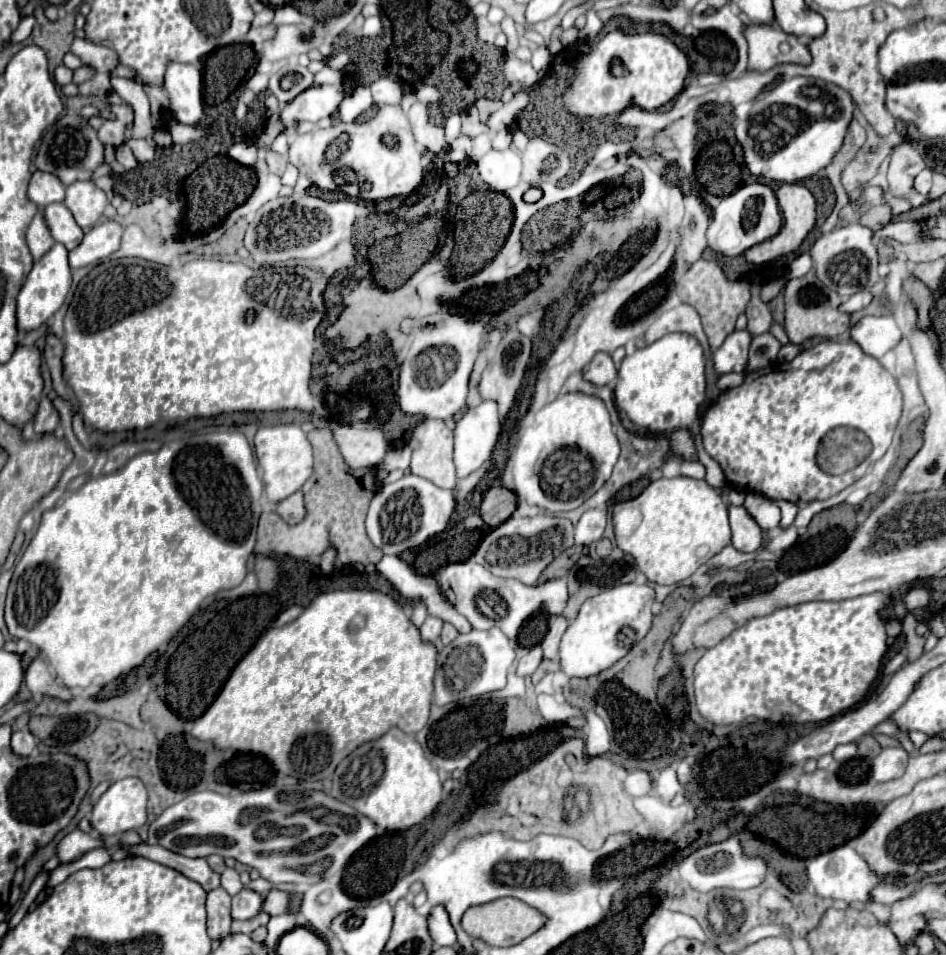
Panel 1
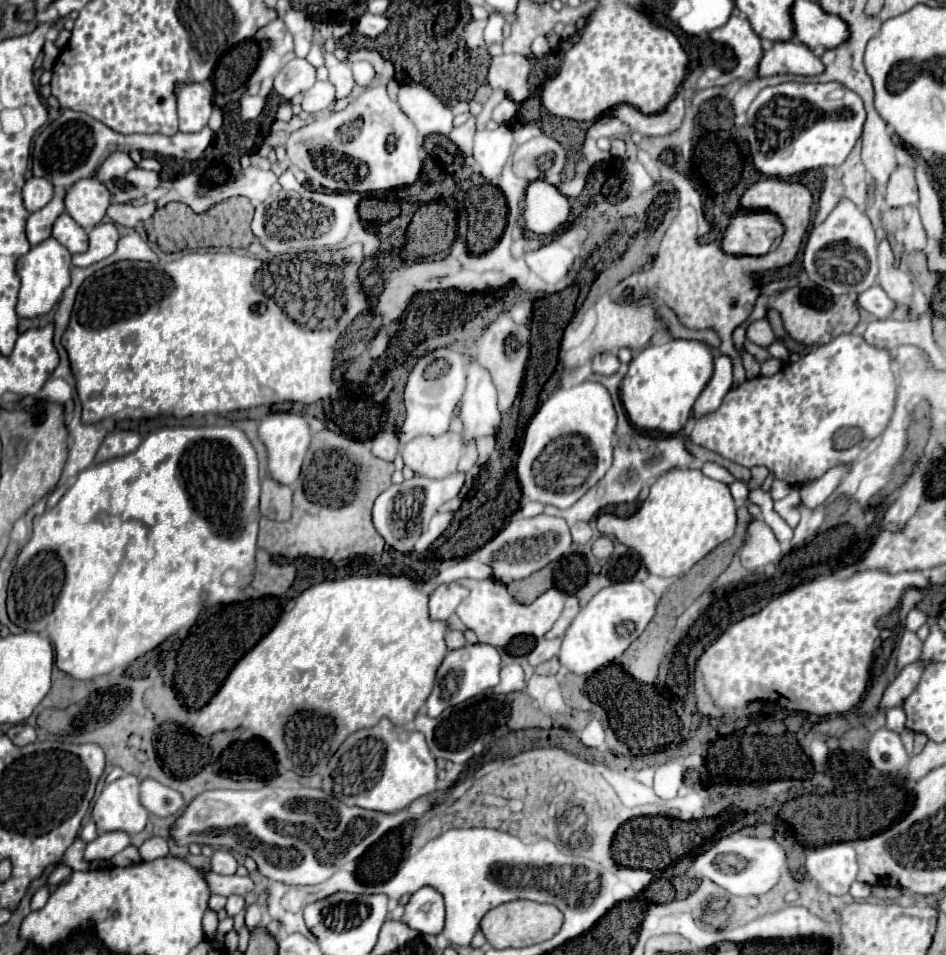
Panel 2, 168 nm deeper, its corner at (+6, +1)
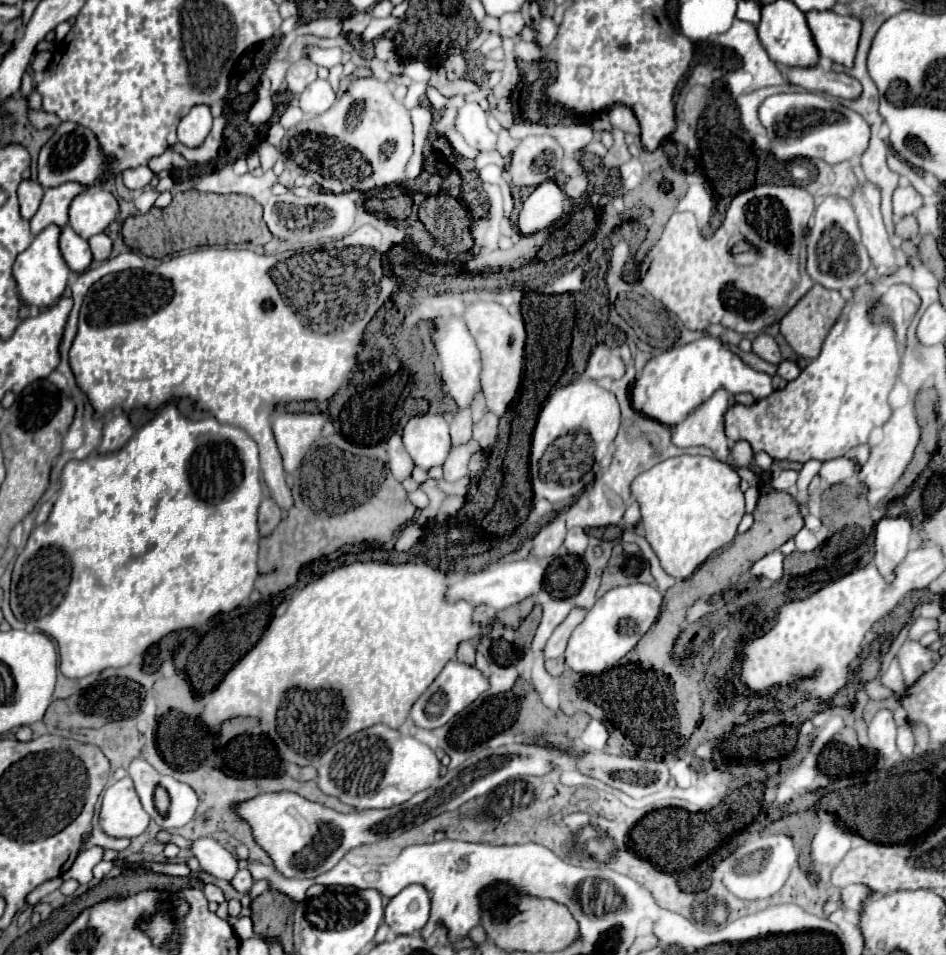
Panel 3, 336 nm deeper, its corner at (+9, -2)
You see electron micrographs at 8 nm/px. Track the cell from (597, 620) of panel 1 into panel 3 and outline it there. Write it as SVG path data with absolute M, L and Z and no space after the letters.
M650 584L620 586L606 592L590 608L584 622L572 632L566 648L566 666L582 674L602 674L604 670L618 666L620 658L626 656L656 622L662 598L662 592Z

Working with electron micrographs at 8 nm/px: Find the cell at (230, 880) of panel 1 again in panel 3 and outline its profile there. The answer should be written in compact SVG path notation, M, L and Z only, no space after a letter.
M196 838L192 840L188 850L198 858L200 868L212 874L214 878L230 882L238 872L236 856L214 838Z

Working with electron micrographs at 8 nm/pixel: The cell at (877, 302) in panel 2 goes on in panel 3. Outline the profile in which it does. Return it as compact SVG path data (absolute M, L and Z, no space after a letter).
M894 284L880 296L876 308L872 308L872 316L874 320L892 320L898 340L906 348L906 330L918 308L920 296L906 284Z

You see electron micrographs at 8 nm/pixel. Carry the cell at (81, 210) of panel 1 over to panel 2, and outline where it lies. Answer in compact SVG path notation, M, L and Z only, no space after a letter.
M95 177L79 179L65 191L65 211L83 229L95 227L105 217L105 209L109 207L109 203L111 195L107 187Z

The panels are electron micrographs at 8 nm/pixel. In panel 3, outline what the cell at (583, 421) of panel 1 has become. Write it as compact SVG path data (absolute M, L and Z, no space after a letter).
M574 380L554 390L542 408L530 450L530 478L536 498L566 502L574 498L598 472L600 462L610 454L620 426L616 396L594 380Z

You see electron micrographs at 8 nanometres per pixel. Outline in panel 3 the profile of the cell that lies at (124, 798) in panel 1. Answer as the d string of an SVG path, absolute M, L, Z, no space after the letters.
M130 776L114 782L104 790L100 808L100 826L108 836L136 838L148 828L150 816L134 790Z

